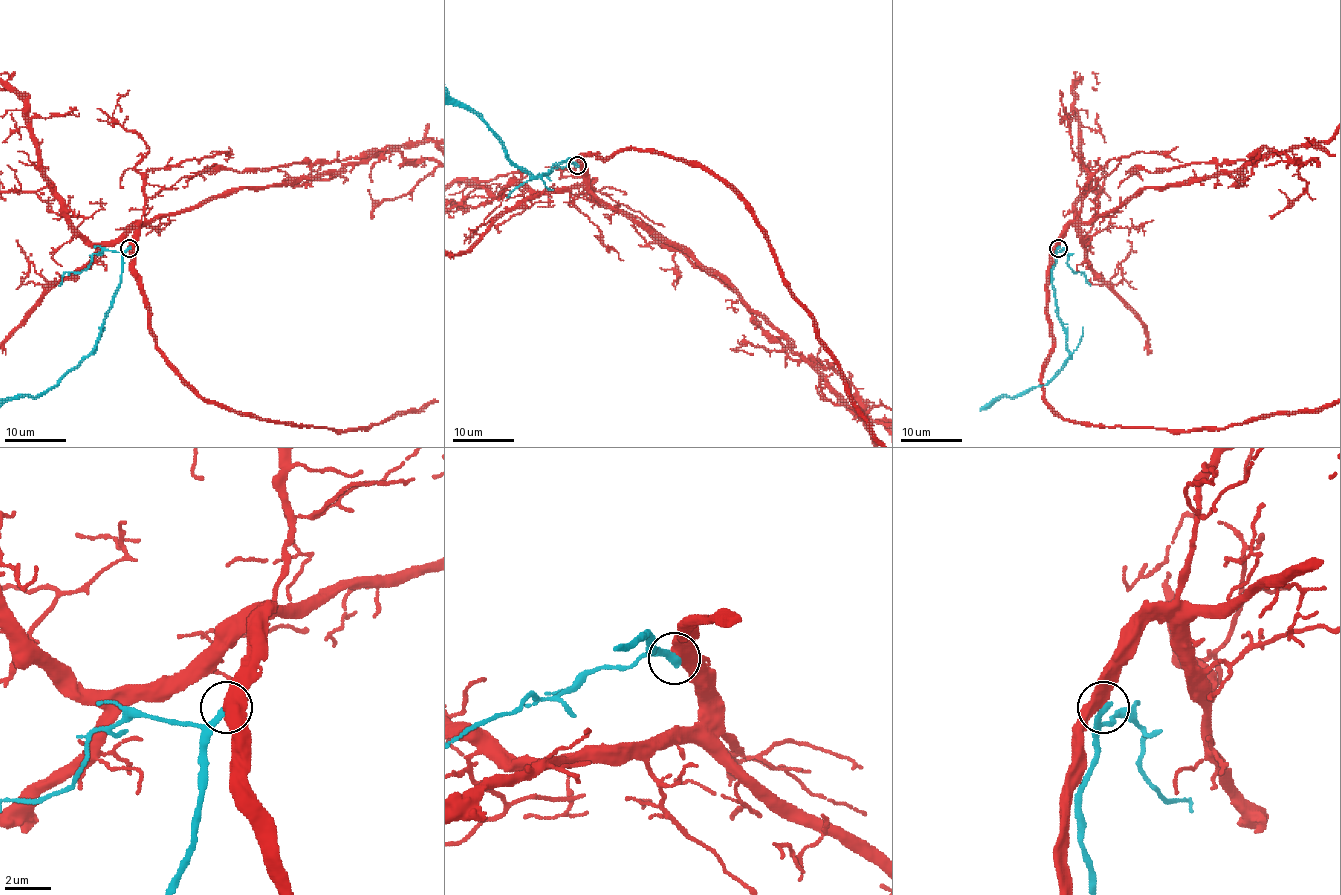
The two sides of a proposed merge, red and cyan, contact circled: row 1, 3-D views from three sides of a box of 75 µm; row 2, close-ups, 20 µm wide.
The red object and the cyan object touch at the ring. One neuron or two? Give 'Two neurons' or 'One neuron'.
Two neurons

